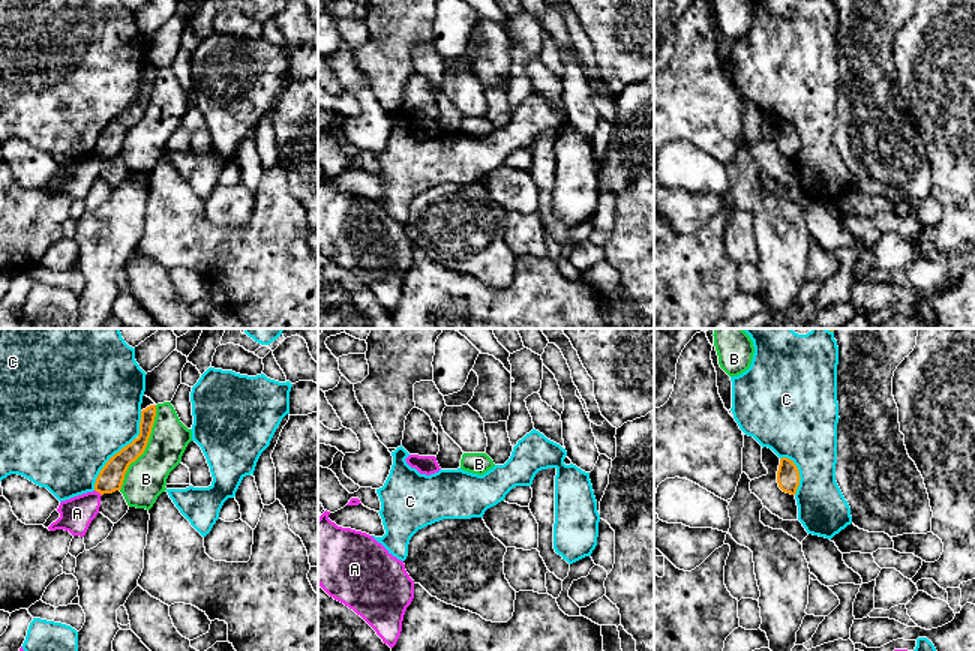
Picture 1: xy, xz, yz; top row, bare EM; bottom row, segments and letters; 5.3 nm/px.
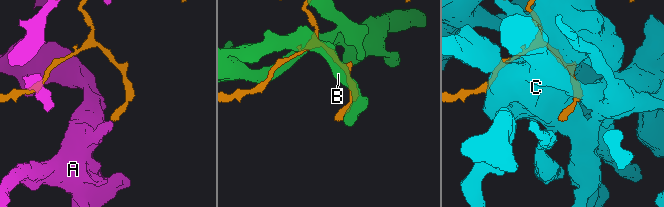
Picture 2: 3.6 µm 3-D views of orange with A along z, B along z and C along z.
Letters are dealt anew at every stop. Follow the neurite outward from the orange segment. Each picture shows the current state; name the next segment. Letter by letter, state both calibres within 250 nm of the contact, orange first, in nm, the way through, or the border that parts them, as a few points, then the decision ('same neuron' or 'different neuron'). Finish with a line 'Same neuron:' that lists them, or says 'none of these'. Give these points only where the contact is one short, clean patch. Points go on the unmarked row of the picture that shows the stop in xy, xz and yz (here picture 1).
A: 140/180 nm | along xy (95, 153), (101, 159) | different neuron
B: 140/220 nm | different neuron
C: 140/500 nm | different neuron
Same neuron: none of these

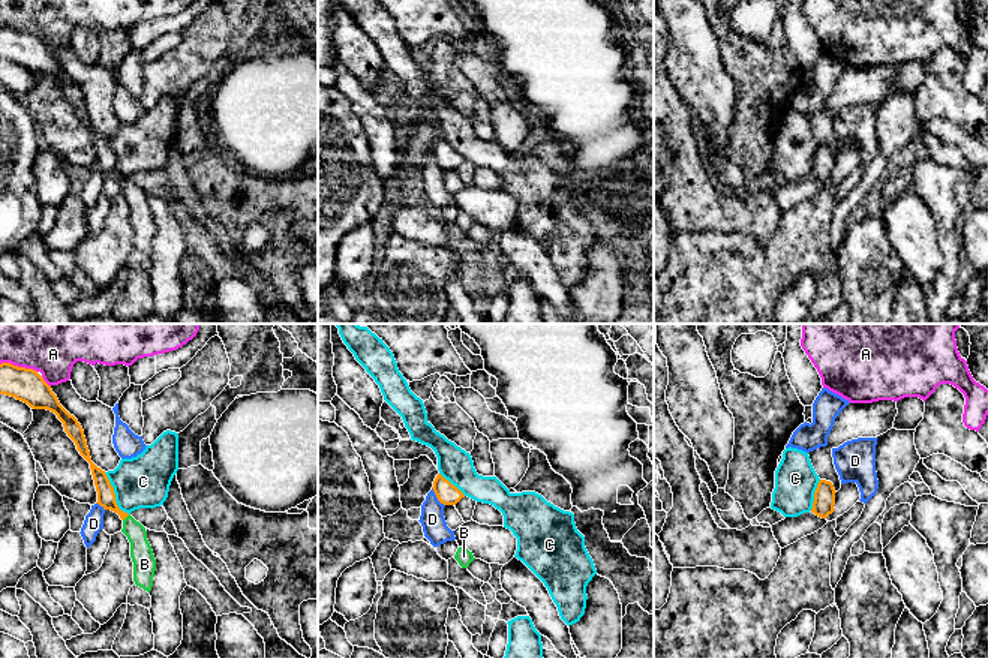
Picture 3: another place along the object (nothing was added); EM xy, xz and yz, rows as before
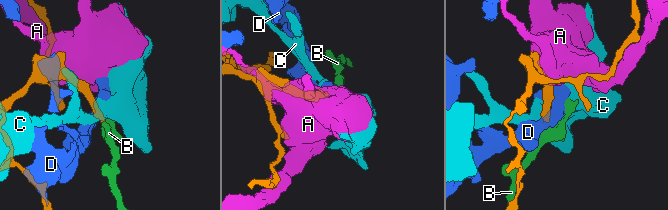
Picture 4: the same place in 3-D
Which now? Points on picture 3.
A: 180/220 nm | different neuron
B: 100/120 nm | across xy (105, 156), (107, 164), (126, 180), (137, 198), (141, 218) | same neuron
C: 100/280 nm | along xy (104, 137), (113, 152), (116, 168), (128, 179) | different neuron
D: 120/130 nm | along xz (432, 152), (444, 170) | different neuron
Same neuron: B

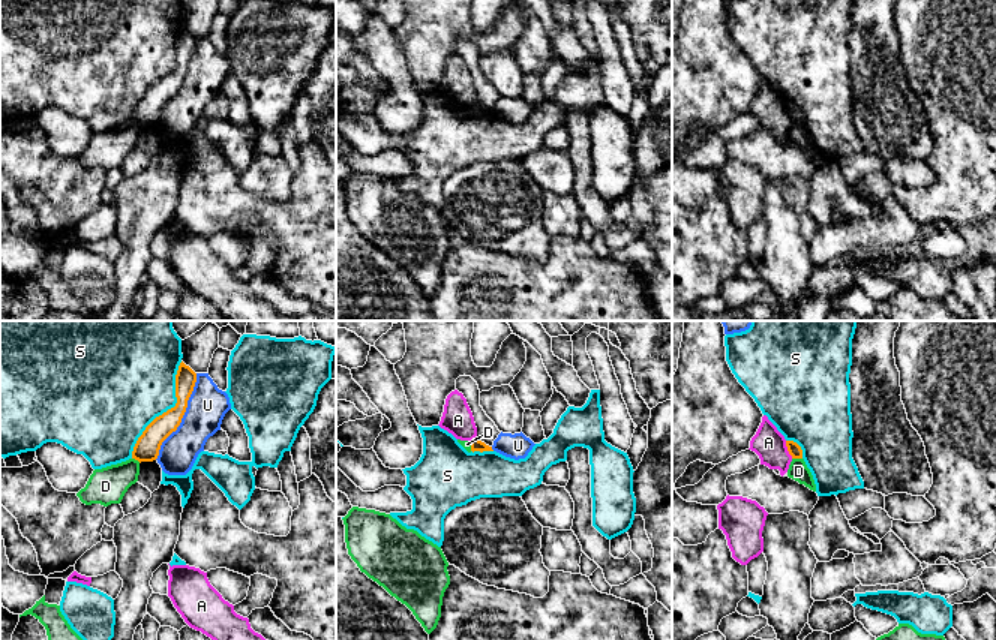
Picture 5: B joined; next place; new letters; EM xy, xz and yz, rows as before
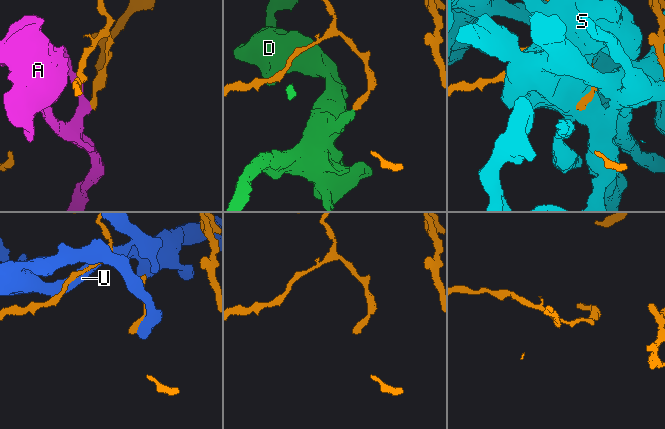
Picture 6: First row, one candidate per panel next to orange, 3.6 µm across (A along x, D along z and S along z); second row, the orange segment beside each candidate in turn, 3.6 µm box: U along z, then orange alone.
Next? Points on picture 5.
A: 70/170 nm | different neuron
D: 70/110 nm | along yz (792, 122), (801, 123) | different neuron
S: 130/460 nm | different neuron
U: 130/220 nm | different neuron
Same neuron: none of these

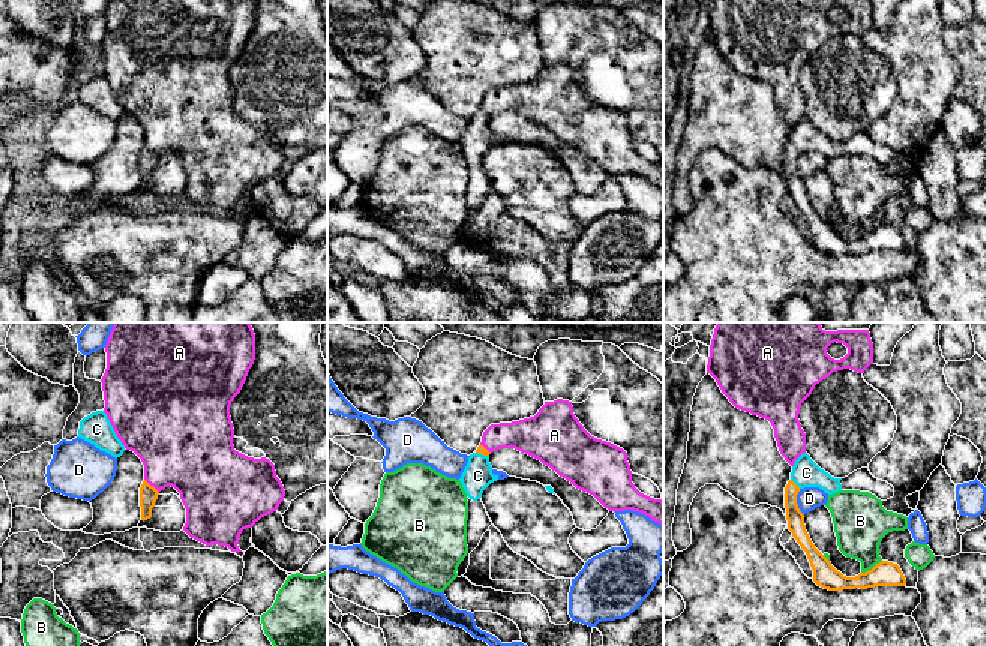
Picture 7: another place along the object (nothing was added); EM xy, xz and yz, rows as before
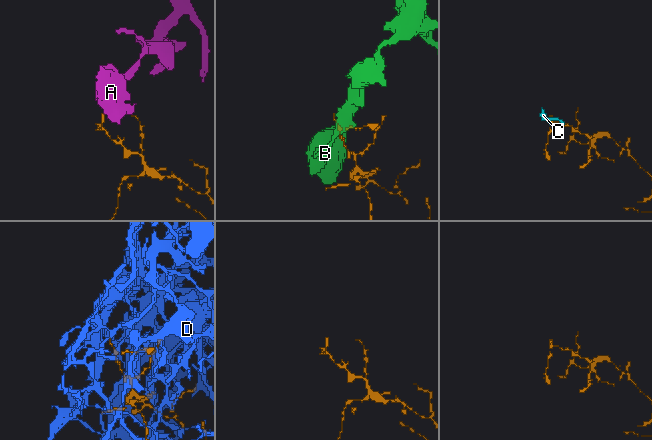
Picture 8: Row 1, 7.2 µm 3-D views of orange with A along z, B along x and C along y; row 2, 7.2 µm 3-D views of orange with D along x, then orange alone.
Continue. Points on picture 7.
A: 100/420 nm | along xy (144, 143), (158, 156) | different neuron
B: 130/280 nm | different neuron
C: 100/150 nm | across yz (796, 183), (791, 170), (794, 147), (806, 137) | same neuron
D: 100/120 nm | different neuron
Same neuron: C

